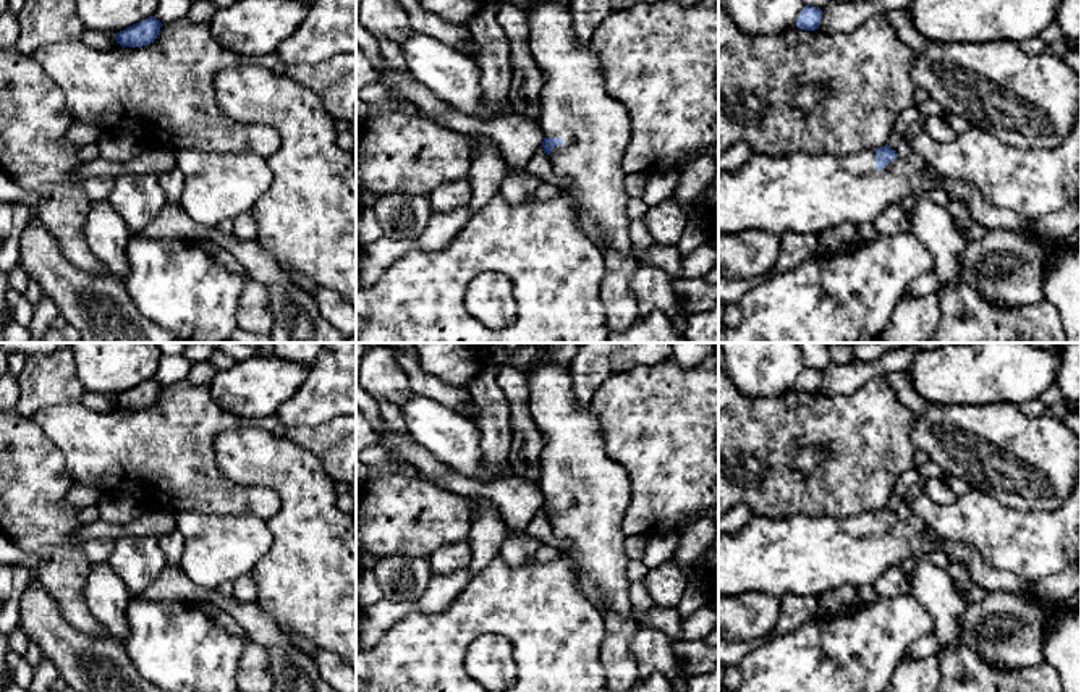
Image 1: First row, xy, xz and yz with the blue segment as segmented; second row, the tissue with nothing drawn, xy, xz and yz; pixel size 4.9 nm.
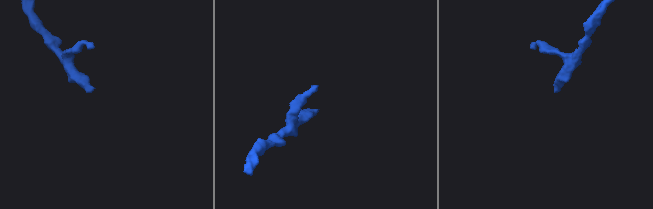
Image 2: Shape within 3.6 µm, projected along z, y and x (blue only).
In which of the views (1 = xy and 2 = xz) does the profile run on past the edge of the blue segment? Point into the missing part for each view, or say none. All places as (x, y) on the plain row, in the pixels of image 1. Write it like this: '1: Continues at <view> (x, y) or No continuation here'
1: No continuation here
2: Continues at xz (596, 490)

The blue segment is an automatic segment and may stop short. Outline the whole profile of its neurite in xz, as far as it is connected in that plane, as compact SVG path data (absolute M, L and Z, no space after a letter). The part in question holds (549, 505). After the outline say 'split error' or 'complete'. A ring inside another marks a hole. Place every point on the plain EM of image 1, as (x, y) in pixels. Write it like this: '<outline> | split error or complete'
M494 343L479 344L484 365L510 365L528 373L528 409L542 435L539 485L544 496L542 509L553 534L570 542L562 550L573 559L573 569L581 592L605 616L615 613L633 618L630 600L623 532L625 514L631 503L631 479L625 467L605 453L605 441L596 414L574 399L570 367L545 362L540 352L544 343L526 343L508 352Z | split error

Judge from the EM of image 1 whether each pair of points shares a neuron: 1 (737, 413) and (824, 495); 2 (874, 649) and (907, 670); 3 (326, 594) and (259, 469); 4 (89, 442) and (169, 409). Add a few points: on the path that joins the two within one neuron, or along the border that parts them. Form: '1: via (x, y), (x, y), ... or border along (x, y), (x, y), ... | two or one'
1: via (748, 438), (798, 489) | one
2: border along (905, 655), (890, 675) | two
3: via (322, 561), (308, 529), (308, 511), (292, 495) | one
4: via (110, 442), (141, 442), (152, 430) | one

